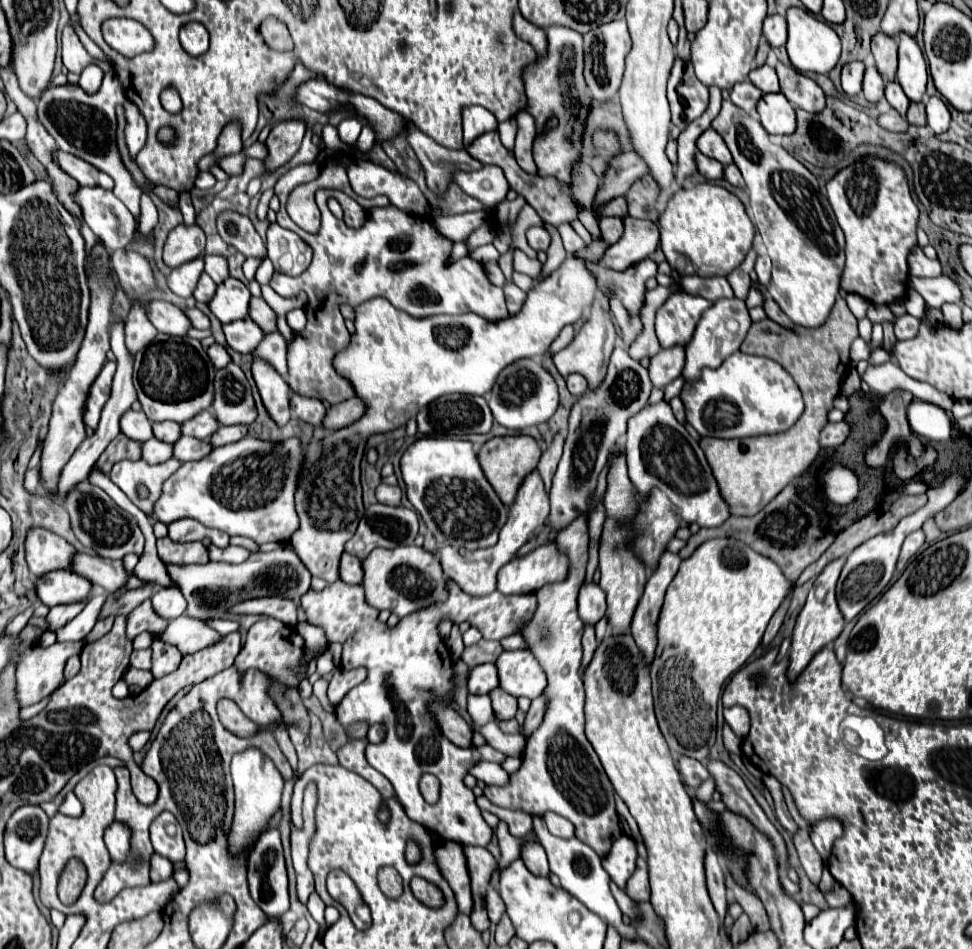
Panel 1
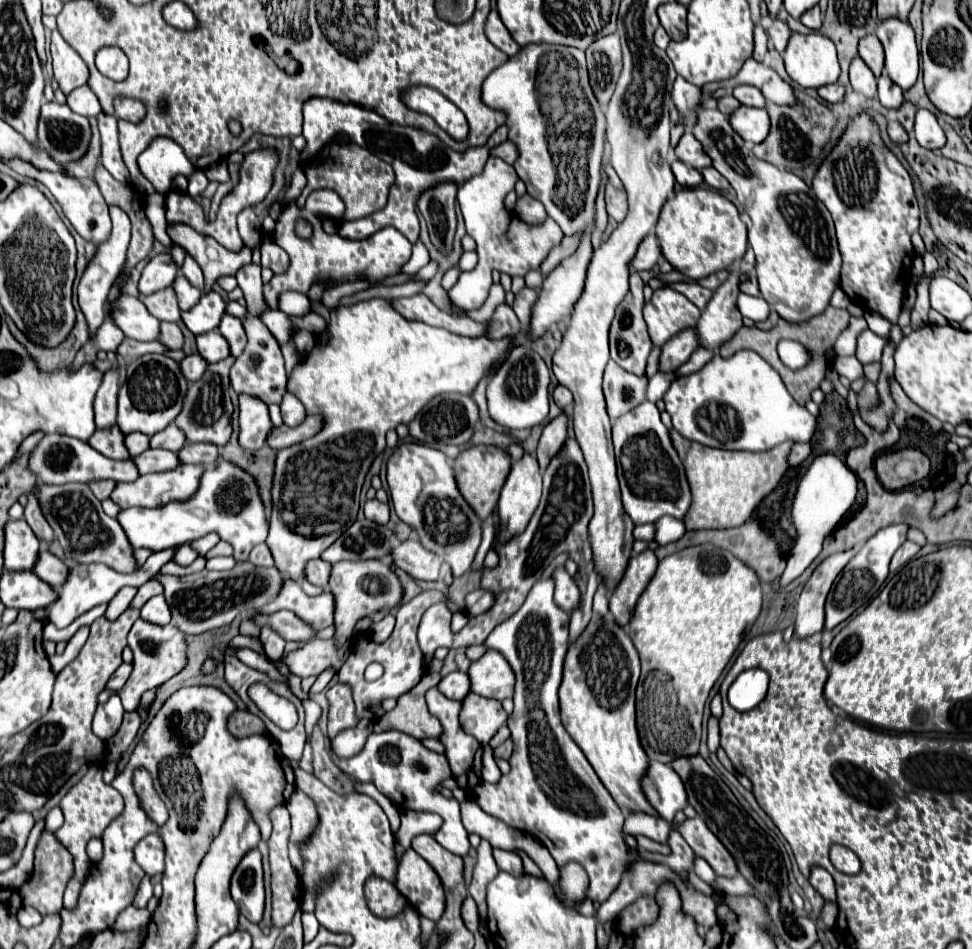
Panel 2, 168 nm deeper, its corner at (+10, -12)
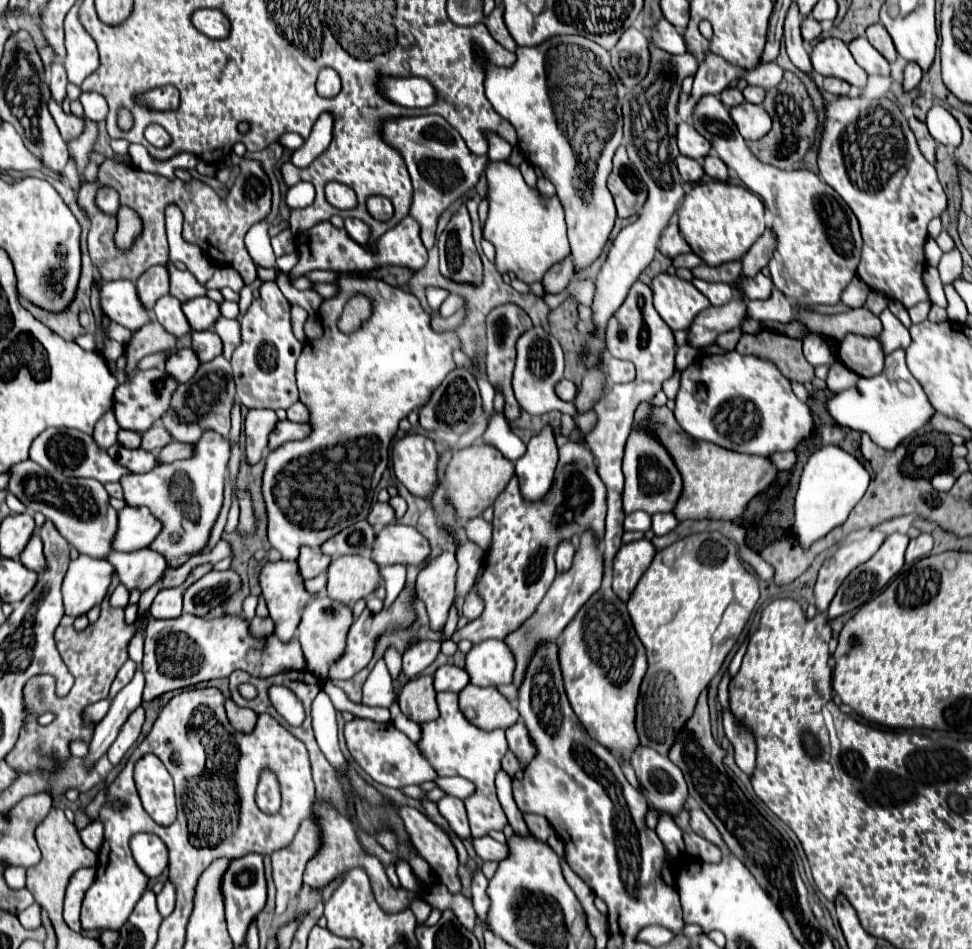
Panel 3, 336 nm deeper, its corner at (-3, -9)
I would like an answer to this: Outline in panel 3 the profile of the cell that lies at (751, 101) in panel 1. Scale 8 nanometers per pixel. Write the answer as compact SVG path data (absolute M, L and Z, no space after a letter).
M733 87L733 89L725 89L725 91L721 93L721 101L723 101L727 107L735 107L735 105L743 103L745 99L743 99L743 93Z

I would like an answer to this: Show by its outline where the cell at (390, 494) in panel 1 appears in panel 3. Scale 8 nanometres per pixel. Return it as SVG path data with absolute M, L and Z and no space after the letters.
M377 501L373 507L371 507L371 513L369 513L369 523L373 527L387 527L395 521L395 513L393 513L393 507L389 503L381 503Z

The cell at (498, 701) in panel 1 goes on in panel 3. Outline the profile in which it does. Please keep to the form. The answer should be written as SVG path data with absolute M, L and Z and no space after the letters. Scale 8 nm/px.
M467 685L459 693L459 707L467 721L483 731L509 729L519 719L519 711L495 687Z

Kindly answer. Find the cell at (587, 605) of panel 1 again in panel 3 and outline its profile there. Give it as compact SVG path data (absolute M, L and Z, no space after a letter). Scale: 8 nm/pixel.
M569 541L561 543L559 549L557 549L557 555L555 555L555 561L557 561L557 571L569 571L571 569L571 563L573 563L573 555L575 555L575 549Z

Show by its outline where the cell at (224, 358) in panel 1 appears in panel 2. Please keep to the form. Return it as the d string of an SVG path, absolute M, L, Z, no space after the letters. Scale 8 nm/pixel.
M200 354L186 356L186 358L180 362L180 370L182 370L182 374L184 374L184 378L186 378L188 382L196 382L198 378L202 378L204 368L206 368L206 360L204 360Z

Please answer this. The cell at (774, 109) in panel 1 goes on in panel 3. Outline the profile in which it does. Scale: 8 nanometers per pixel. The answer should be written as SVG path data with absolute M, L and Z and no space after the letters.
M745 101L737 107L733 107L729 113L731 113L739 133L749 141L761 139L771 129L771 117L767 115L767 111L763 111L763 105L751 105Z

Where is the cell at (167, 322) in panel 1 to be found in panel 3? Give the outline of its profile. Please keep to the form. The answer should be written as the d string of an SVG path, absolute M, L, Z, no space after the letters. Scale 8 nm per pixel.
M109 281L101 285L99 291L101 309L111 317L111 321L139 331L139 327L151 323L151 311L143 307L133 281Z

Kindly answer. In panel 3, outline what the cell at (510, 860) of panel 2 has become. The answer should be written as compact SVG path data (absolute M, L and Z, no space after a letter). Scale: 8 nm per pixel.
M491 837L473 839L473 847L475 847L477 855L479 855L483 861L503 861L503 859L507 859L507 855L509 855L507 843L497 843L497 841L491 839Z

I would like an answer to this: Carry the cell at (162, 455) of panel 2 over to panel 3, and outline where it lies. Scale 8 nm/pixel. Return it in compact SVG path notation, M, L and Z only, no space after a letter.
M119 443L111 445L107 453L133 473L147 473L159 465L159 457L155 453L143 451L143 449L125 449L125 447L119 447Z

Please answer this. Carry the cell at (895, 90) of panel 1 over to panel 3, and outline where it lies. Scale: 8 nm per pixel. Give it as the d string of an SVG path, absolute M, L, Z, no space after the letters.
M907 63L903 69L903 91L913 91L919 87L923 71L917 67L917 63Z

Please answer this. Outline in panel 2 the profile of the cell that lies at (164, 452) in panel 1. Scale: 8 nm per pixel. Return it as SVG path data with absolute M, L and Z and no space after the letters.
M44 434L44 438L34 446L28 458L30 472L46 482L46 484L66 484L66 482L94 482L94 480L114 480L114 482L130 482L138 478L138 470L134 470L134 462L118 462L98 454L88 442L78 438L68 438L62 434Z

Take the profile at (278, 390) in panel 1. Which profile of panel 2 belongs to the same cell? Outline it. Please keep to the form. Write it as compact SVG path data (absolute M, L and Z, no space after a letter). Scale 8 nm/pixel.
M240 396L238 424L238 444L244 450L260 450L266 442L266 434L272 430L268 406L264 402L258 402L256 398Z

